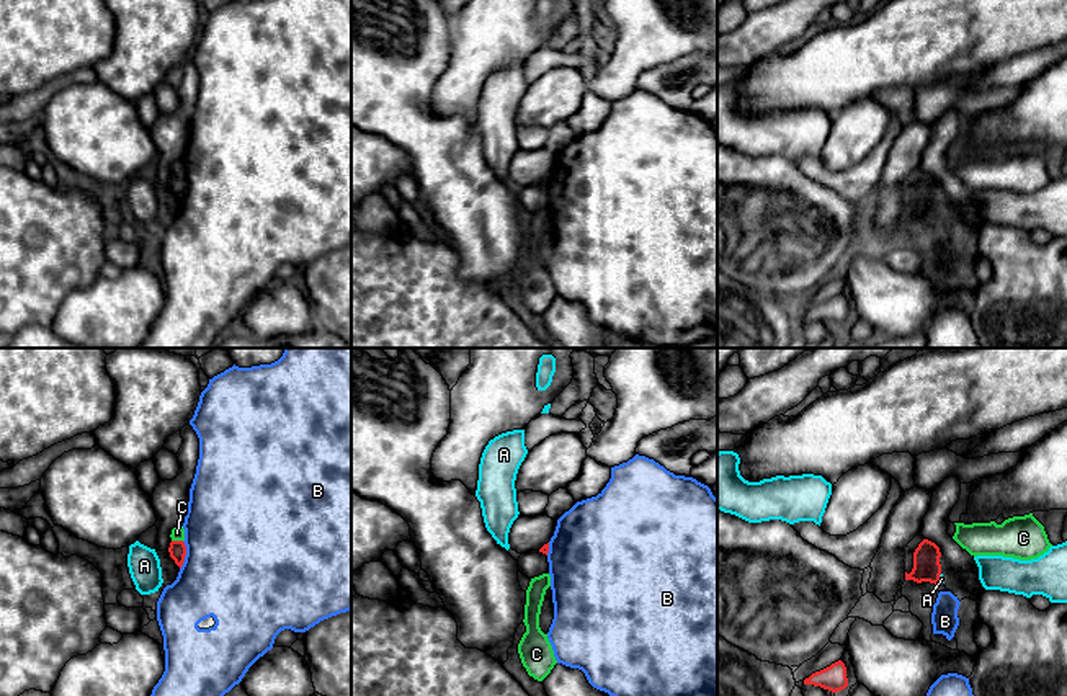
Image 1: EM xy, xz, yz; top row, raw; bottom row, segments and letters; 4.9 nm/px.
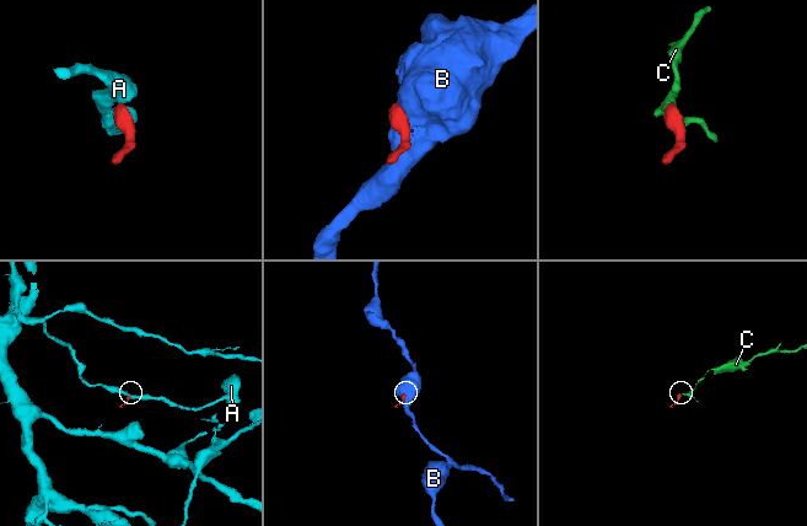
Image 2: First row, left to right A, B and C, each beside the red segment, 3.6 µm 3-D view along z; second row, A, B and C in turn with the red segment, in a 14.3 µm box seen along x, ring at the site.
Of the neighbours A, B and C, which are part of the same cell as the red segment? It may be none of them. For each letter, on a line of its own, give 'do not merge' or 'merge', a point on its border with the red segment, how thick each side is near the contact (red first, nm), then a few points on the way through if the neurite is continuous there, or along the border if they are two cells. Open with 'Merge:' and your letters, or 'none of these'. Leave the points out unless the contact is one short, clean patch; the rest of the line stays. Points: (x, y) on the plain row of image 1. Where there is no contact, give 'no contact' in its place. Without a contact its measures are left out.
Merge: C
A: do not merge; meets red in yz at (938, 211); 140 nm thick on the red side, 20 nm on the other; border along yz (941, 208), (938, 214)
B: do not merge; meets red in xy at (185, 188); 90 nm thick on the red side, 500 nm on the other
C: merge; meets red in xy at (177, 175); 90 nm thick on the red side, 60 nm on the other; runs through xy (177, 183), (177, 175), (177, 167)

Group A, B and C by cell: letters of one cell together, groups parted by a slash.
A / B / C

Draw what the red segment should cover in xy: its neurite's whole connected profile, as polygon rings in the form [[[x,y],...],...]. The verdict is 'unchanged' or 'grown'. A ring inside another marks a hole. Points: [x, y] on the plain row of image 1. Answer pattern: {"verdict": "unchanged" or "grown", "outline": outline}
{"verdict": "grown", "outline": [[[176,160],[172,163],[172,176],[168,181],[170,191],[175,194],[175,198],[181,203],[186,190],[186,180],[185,180],[185,163],[183,160]]]}

